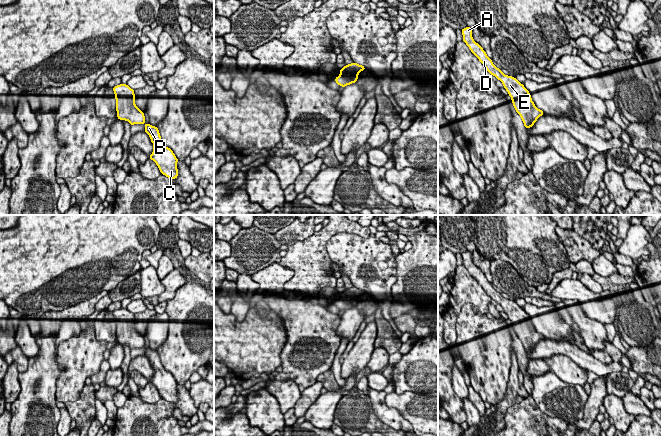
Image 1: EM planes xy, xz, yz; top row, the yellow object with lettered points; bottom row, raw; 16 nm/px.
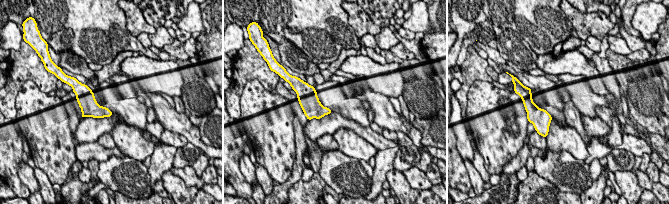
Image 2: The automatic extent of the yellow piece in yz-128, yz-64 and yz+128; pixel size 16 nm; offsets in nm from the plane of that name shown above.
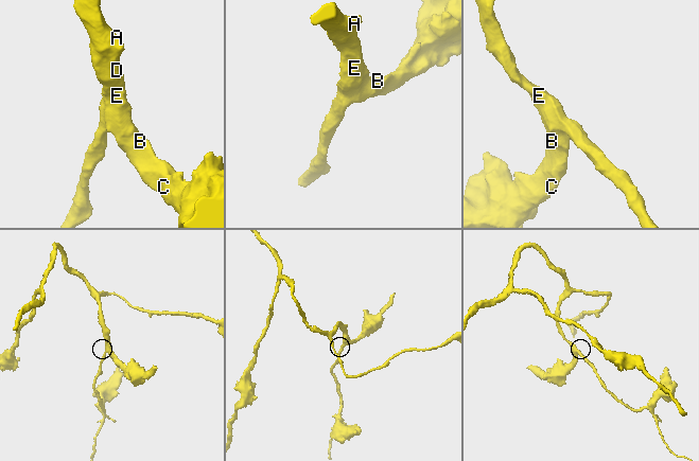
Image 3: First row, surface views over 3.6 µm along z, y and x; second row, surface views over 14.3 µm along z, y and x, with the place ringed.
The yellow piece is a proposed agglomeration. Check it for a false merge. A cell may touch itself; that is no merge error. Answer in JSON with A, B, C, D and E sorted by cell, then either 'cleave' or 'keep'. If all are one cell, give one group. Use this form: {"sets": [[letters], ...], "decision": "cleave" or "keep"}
{"sets": [["A", "B", "C", "D", "E"]], "decision": "keep"}

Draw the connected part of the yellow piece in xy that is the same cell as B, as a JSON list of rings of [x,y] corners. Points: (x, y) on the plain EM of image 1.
[[[120,308],[113,311],[116,323],[116,335],[119,344],[125,344],[134,348],[144,348],[147,357],[153,367],[153,376],[149,380],[158,390],[162,399],[175,403],[178,401],[177,386],[179,385],[173,375],[162,366],[159,354],[156,350],[145,347],[144,336],[135,328],[135,314],[127,308]]]

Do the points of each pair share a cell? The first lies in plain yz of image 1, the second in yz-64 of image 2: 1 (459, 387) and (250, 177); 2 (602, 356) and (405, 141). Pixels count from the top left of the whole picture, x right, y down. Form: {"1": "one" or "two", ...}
{"1": "one", "2": "one"}

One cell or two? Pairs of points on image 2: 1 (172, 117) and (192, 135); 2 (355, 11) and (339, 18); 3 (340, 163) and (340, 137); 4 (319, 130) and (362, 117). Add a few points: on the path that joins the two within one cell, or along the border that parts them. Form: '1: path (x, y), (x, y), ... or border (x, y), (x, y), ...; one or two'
1: path (177, 122), (187, 130); one
2: border (344, 10), (348, 16), (348, 24), (357, 36); two
3: border (338, 149), (349, 156), (361, 160); two
4: border (332, 111), (363, 126), (369, 126); two

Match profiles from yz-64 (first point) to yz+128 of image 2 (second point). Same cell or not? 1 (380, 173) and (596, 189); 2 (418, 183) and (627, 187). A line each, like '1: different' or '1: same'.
1: same
2: different

